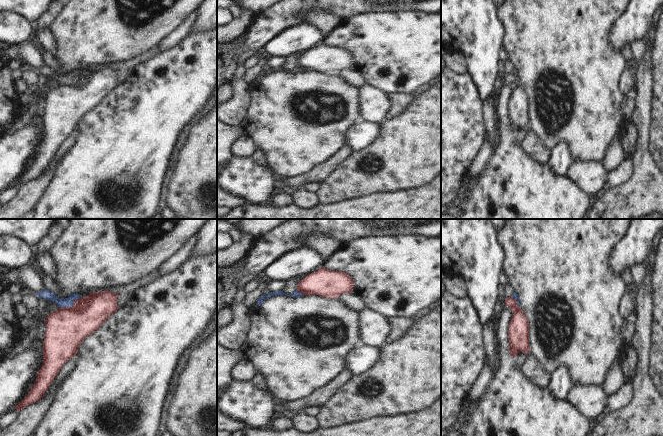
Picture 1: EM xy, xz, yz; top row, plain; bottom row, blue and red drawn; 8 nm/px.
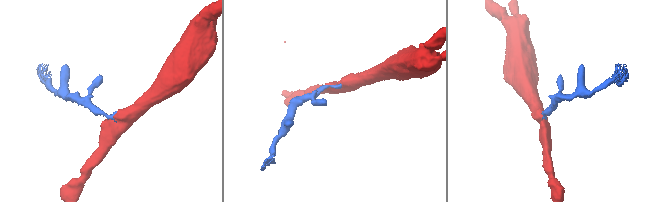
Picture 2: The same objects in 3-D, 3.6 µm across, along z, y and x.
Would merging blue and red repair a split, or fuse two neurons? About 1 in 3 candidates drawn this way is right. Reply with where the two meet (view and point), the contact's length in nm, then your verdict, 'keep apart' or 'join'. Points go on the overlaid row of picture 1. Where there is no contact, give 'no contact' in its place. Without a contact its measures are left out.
meets blue in xy at (70, 306); contact 200 nm long; keep apart

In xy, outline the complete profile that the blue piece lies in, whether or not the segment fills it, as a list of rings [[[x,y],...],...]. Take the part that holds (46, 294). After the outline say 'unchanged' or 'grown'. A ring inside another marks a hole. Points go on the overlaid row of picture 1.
[[[44,289],[38,293],[36,293],[36,295],[39,298],[44,298],[46,300],[50,300],[50,301],[55,301],[57,303],[57,305],[59,306],[59,308],[66,308],[66,307],[72,307],[74,301],[80,298],[78,293],[74,293],[74,294],[70,294],[70,296],[68,298],[59,298],[57,297],[53,292],[51,292],[48,289]]]; unchanged

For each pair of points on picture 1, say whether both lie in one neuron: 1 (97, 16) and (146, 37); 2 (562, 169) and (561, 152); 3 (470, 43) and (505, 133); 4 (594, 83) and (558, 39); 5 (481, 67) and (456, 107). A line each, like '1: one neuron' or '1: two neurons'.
1: one neuron
2: one neuron
3: two neurons
4: one neuron
5: two neurons

